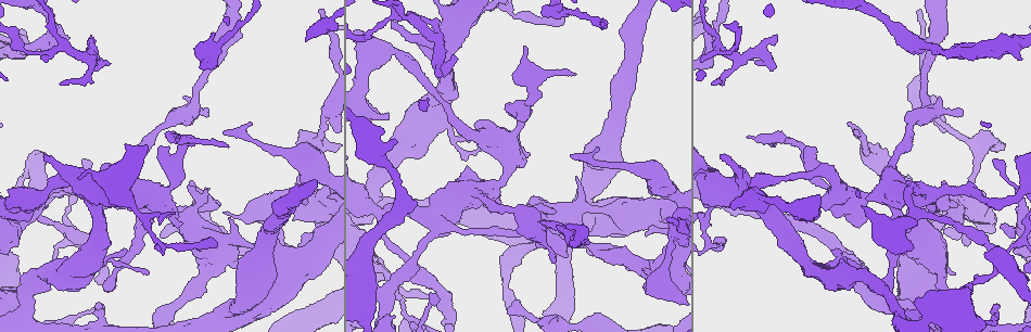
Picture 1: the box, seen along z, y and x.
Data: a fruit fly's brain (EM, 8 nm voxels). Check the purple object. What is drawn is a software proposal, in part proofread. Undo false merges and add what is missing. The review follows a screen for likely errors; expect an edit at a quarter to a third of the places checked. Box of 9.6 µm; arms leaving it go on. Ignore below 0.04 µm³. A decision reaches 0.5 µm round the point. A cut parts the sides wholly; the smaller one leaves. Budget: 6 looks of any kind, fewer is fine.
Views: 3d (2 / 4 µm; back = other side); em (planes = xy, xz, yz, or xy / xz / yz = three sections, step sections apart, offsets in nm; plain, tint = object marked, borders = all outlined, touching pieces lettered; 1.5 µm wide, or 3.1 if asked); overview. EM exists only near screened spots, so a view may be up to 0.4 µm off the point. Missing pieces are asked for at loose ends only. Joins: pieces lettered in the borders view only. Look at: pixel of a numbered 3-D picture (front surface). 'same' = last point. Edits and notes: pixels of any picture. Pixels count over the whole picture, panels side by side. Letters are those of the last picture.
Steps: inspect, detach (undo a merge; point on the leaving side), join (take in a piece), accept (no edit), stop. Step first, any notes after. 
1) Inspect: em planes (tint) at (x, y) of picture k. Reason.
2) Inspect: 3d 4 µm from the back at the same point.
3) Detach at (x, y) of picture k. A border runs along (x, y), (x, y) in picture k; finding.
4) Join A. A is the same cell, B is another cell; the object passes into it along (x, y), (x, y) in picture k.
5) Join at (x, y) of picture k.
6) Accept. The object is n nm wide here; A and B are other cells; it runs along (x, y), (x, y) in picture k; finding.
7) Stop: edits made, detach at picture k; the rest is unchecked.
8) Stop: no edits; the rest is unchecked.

Inspect: 3d 2 µm at (98, 305) of picture 1. Branch stops here.

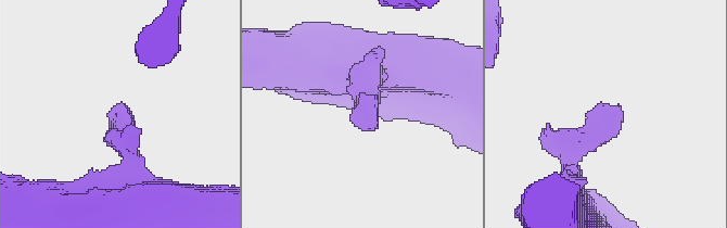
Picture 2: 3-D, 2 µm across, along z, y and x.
Inspect: em planes (borders) at (109, 113) of picture 2. Now the EM.

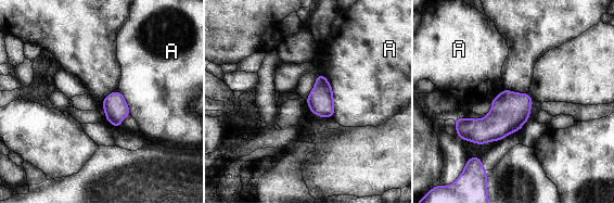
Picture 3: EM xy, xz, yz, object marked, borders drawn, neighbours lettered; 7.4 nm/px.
Accept. A is another cell; a border runs along (319, 73), (331, 86), (333, 116) in picture 3; no lettered piece goes on from it.

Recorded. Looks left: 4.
Inspect: em xz step 4 (tint) at (529, 152) of picture 1. Branch stops here.

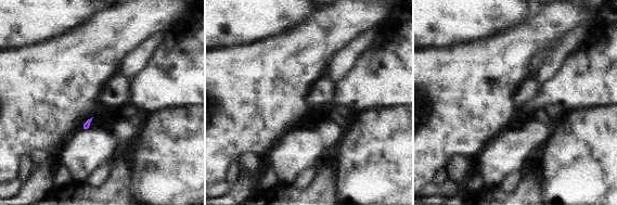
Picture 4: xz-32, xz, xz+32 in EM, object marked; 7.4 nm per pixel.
Inspect: em planes (borders) at the same point.

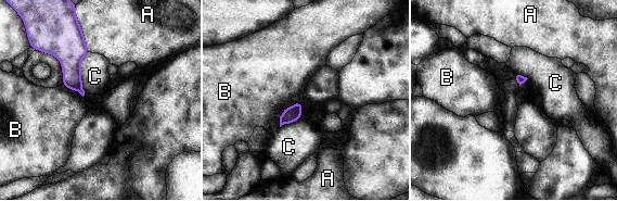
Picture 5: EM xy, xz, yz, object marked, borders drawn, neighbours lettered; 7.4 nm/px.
Accept. A, B and C are other cells; a border runs along (88, 51), (80, 64), (82, 96) in picture 5; none of them fits.

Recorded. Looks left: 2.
Inspect: em planes (borders) at (667, 218) of picture 1. Free end.

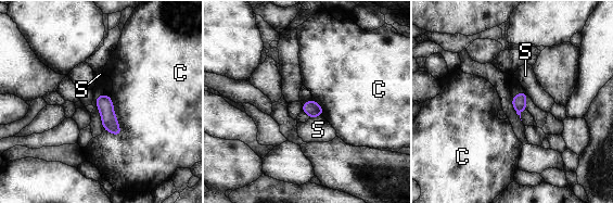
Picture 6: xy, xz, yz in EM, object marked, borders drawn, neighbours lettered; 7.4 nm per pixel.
Accept. The object is 110 nm wide here; C and S are other cells; a border runs along (109, 94), (122, 131), (118, 136) in picture 6; no lettered piece goes on from it.

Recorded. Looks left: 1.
Stop: no edits; the rest is unchecked.

